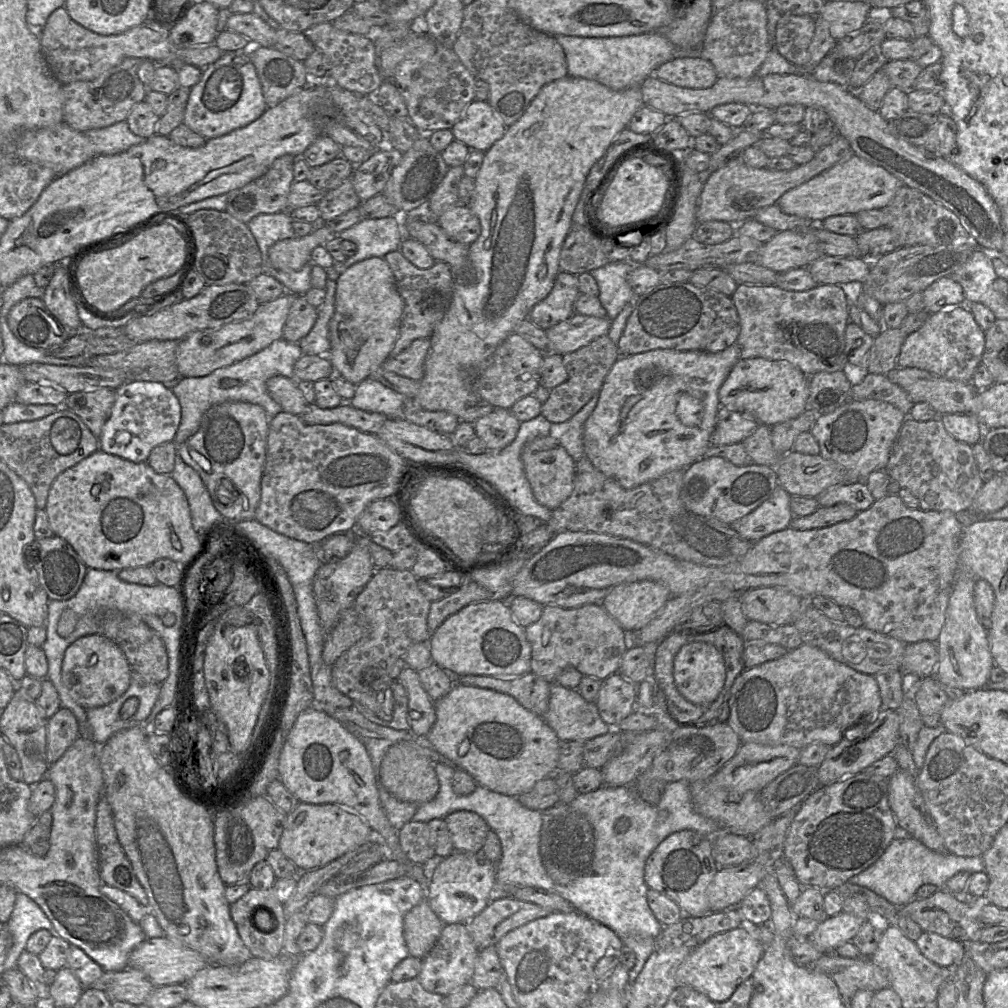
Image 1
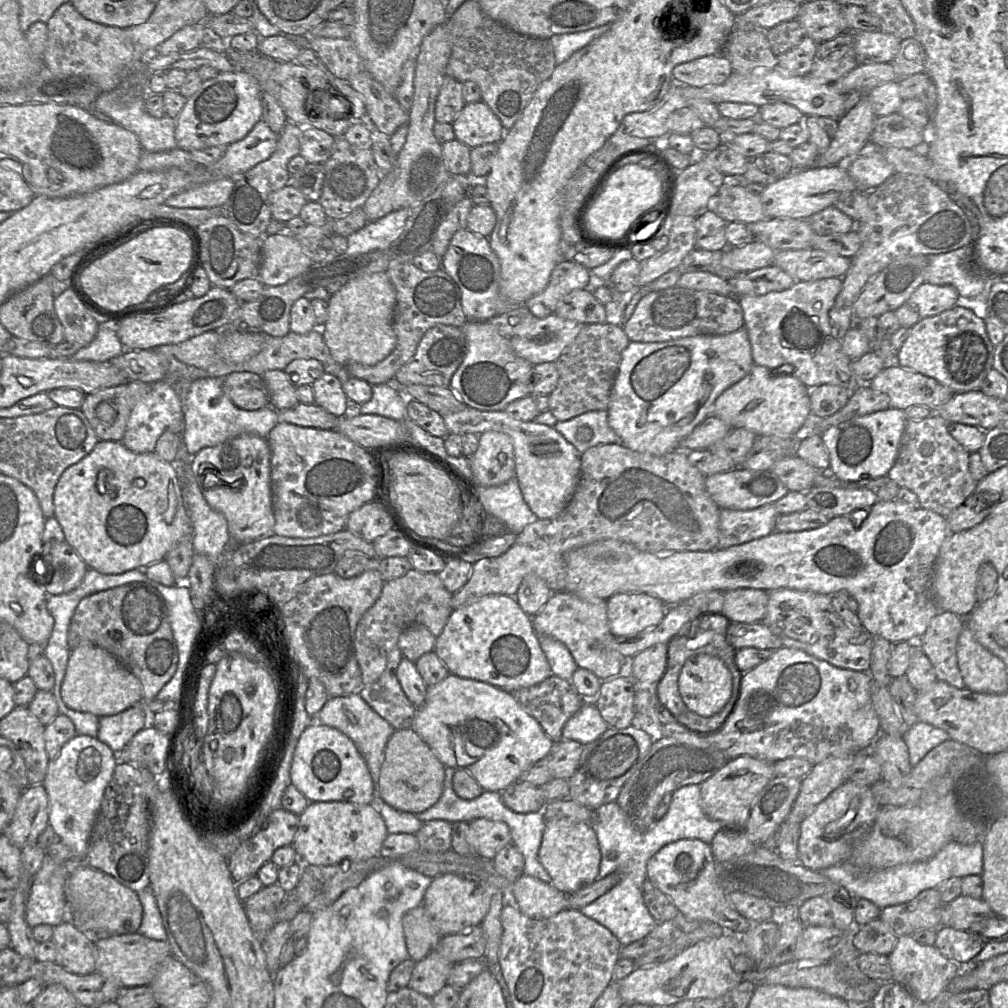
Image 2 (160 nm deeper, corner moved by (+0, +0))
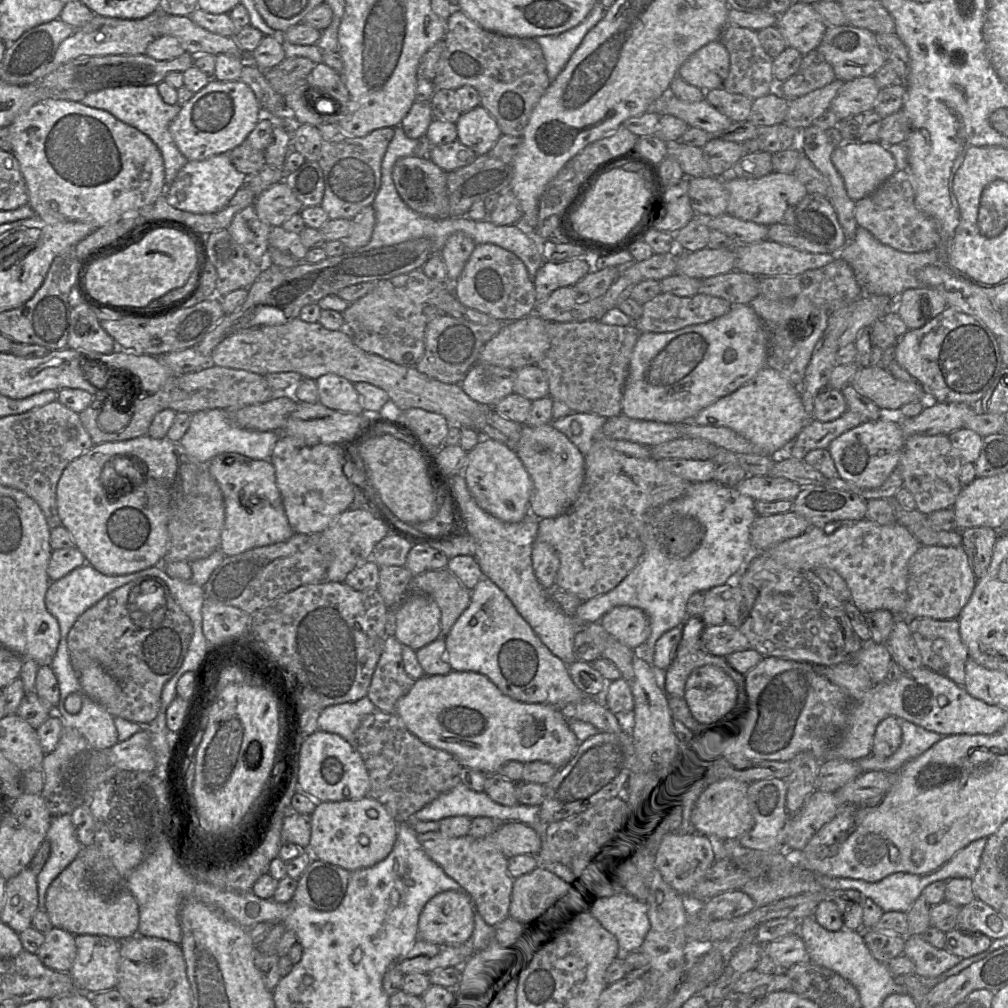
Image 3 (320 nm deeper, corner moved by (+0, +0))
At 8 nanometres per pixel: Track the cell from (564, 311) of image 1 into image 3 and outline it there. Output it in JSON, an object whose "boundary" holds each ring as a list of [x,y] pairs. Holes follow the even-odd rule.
{"boundary":[[[571,259],[561,263],[544,261],[533,282],[537,302],[546,300],[561,287],[574,286],[588,273],[589,266],[583,260]]]}

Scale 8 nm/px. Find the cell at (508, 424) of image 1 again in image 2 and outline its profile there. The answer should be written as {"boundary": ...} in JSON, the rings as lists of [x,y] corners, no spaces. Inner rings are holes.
{"boundary":[[[502,432],[479,435],[479,446],[470,460],[473,482],[483,487],[500,486],[516,477],[514,447],[511,438]]]}

